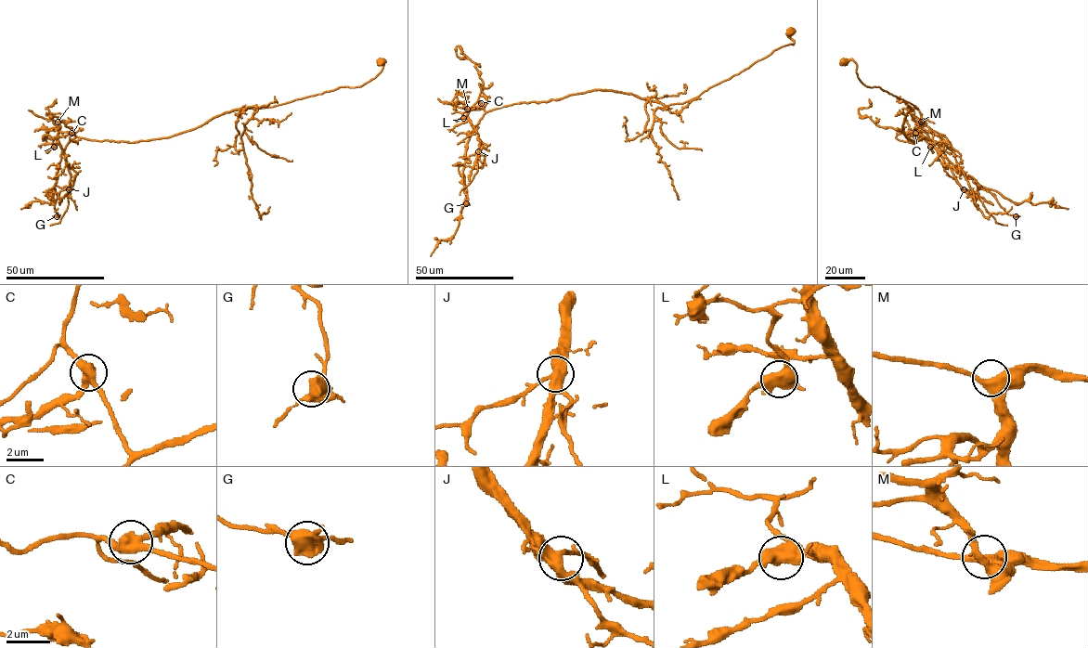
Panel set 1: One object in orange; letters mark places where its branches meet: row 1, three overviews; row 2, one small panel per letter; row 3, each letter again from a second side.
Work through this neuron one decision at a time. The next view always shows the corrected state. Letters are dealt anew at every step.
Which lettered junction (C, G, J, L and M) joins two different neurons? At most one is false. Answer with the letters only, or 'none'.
C

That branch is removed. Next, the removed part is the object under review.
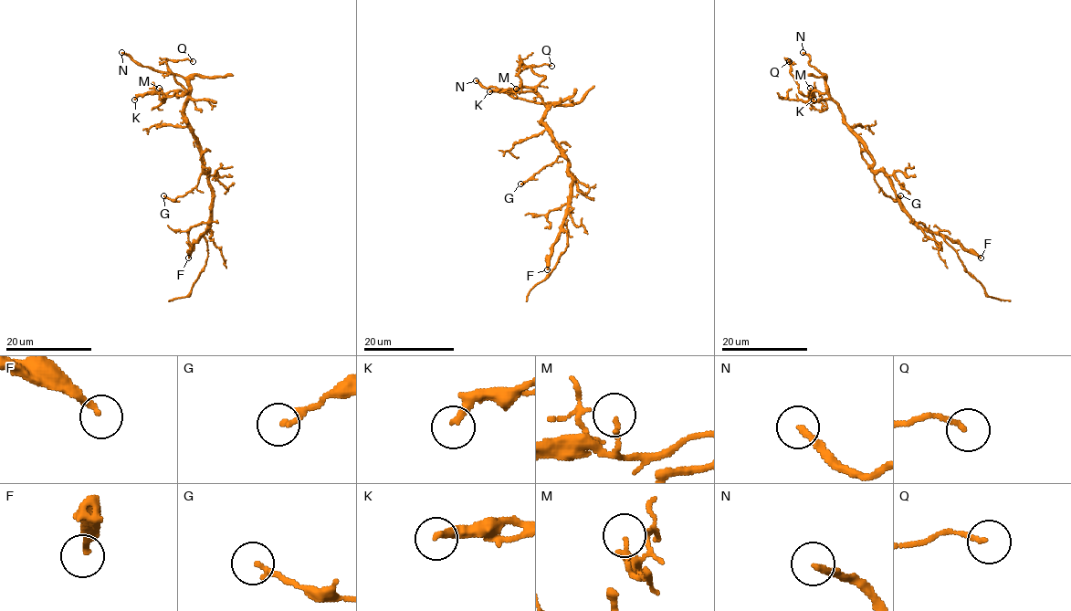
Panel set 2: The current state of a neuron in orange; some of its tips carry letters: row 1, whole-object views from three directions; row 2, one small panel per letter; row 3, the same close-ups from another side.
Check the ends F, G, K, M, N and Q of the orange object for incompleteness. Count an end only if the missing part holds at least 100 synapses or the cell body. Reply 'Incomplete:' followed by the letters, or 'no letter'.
Incomplete: N

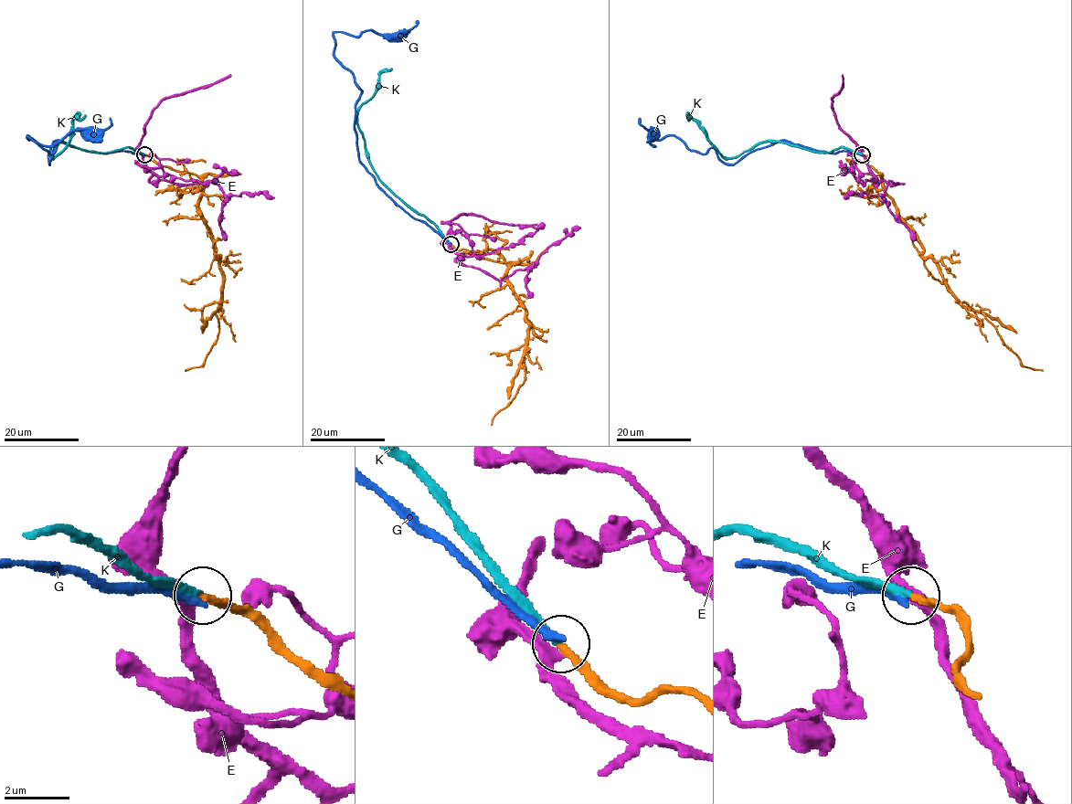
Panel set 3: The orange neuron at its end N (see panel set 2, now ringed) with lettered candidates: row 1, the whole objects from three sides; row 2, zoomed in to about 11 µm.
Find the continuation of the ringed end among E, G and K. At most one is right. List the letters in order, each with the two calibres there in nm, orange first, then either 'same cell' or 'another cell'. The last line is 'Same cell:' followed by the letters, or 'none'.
E: 240 nm thick on the orange side, 240 nm on the other; another cell
G: 200 nm thick on the orange side, 280 nm on the other; another cell
K: 200 nm thick on the orange side, 200 nm on the other; same cell
Same cell: K

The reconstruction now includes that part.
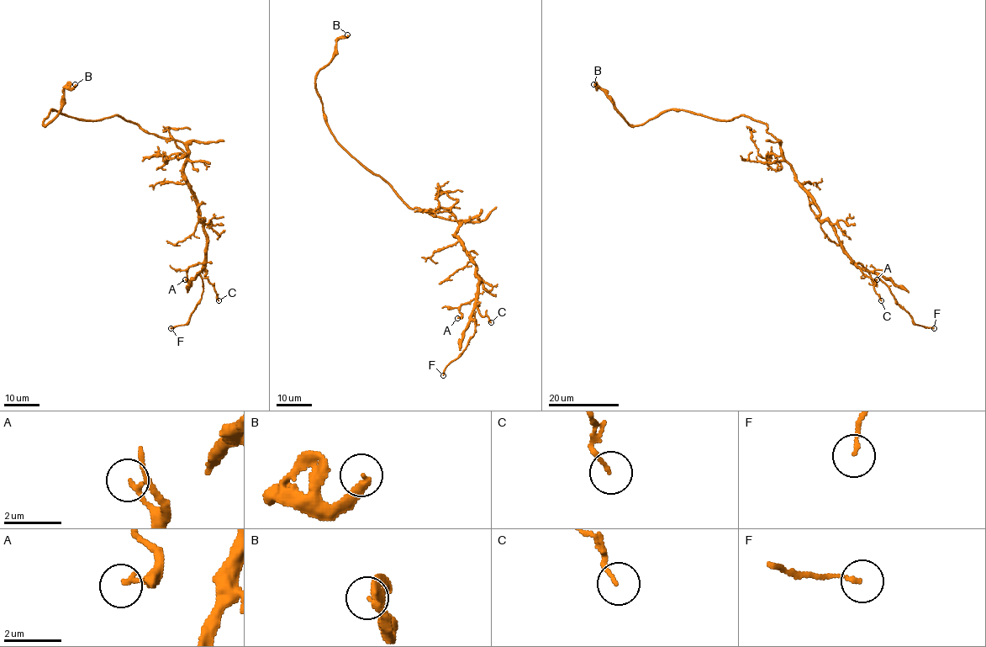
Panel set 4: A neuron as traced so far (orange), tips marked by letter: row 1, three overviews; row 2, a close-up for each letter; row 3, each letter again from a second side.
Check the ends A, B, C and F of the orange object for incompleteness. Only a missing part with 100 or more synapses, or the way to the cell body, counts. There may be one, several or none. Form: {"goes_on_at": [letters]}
{"goes_on_at": ["B"]}

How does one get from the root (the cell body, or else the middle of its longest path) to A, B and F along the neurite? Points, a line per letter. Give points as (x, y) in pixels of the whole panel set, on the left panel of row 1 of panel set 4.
A: (171, 139), (186, 147), (184, 179), (206, 237), (205, 260), (187, 269), (189, 283), (185, 279)
B: (171, 139), (148, 134), (117, 114), (80, 120), (52, 109), (44, 125), (60, 108), (63, 89), (75, 84)
F: (171, 139), (186, 147), (184, 179), (206, 237), (206, 262), (199, 273), (201, 299), (185, 324), (171, 328)

